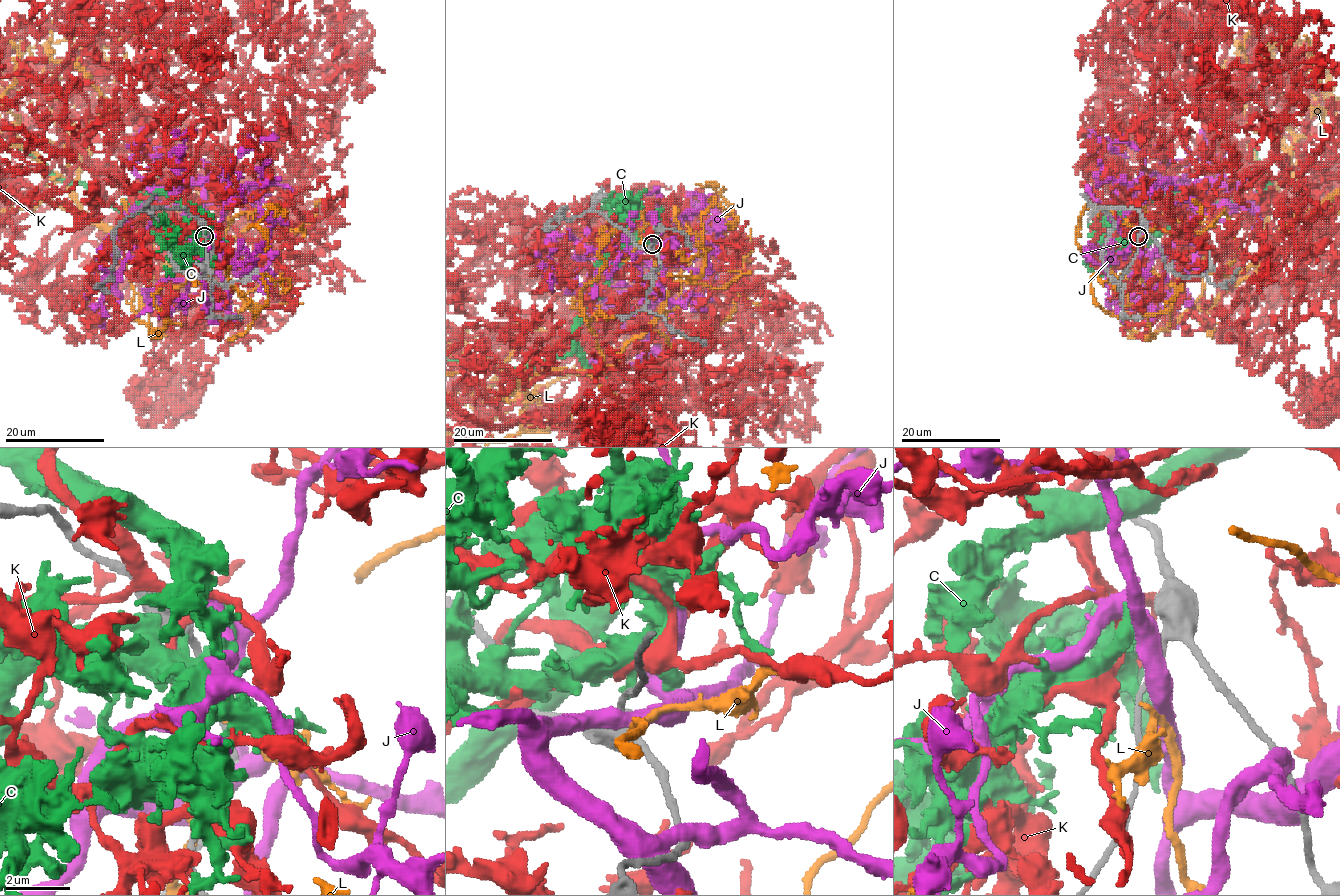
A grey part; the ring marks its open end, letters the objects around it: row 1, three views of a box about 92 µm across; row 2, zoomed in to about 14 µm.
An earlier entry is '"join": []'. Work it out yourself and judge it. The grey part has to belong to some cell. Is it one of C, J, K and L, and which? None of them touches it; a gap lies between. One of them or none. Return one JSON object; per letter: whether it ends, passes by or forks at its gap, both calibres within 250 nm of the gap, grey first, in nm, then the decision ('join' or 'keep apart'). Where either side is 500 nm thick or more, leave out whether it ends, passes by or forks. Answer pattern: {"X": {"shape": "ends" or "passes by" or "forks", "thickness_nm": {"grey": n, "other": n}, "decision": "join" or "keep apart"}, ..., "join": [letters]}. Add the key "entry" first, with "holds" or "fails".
{"entry": "holds", "C": {"shape": "passes by", "thickness_nm": {"grey": 150, "other": 360}, "decision": "keep apart"}, "J": {"thickness_nm": {"grey": 150, "other": 500}, "decision": "keep apart"}, "K": {"shape": "passes by", "thickness_nm": {"grey": 150, "other": 440}, "decision": "keep apart"}, "L": {"shape": "passes by", "thickness_nm": {"grey": 150, "other": 240}, "decision": "keep apart"}, "join": []}

